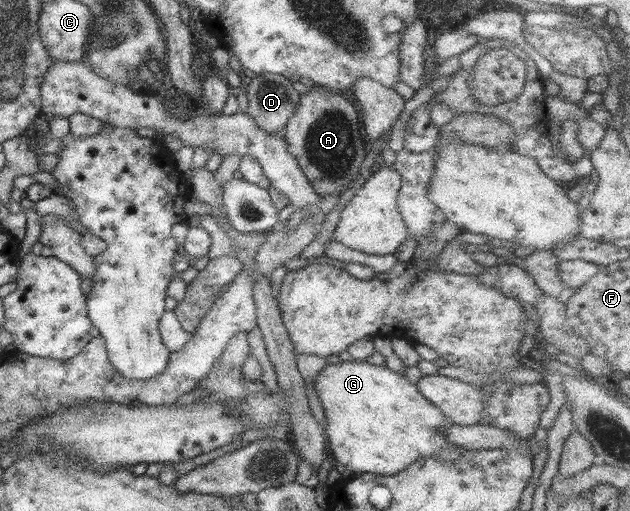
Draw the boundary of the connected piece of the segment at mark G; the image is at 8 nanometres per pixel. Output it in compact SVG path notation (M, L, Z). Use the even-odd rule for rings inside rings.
M340 361L326 364L318 372L314 388L320 396L327 419L327 448L332 462L338 463L355 475L374 473L382 476L392 476L408 468L409 464L420 458L438 458L438 460L454 460L465 453L462 447L448 442L444 437L445 429L452 423L416 388L416 383L408 381L405 375L400 375L386 366L376 366L364 361Z

